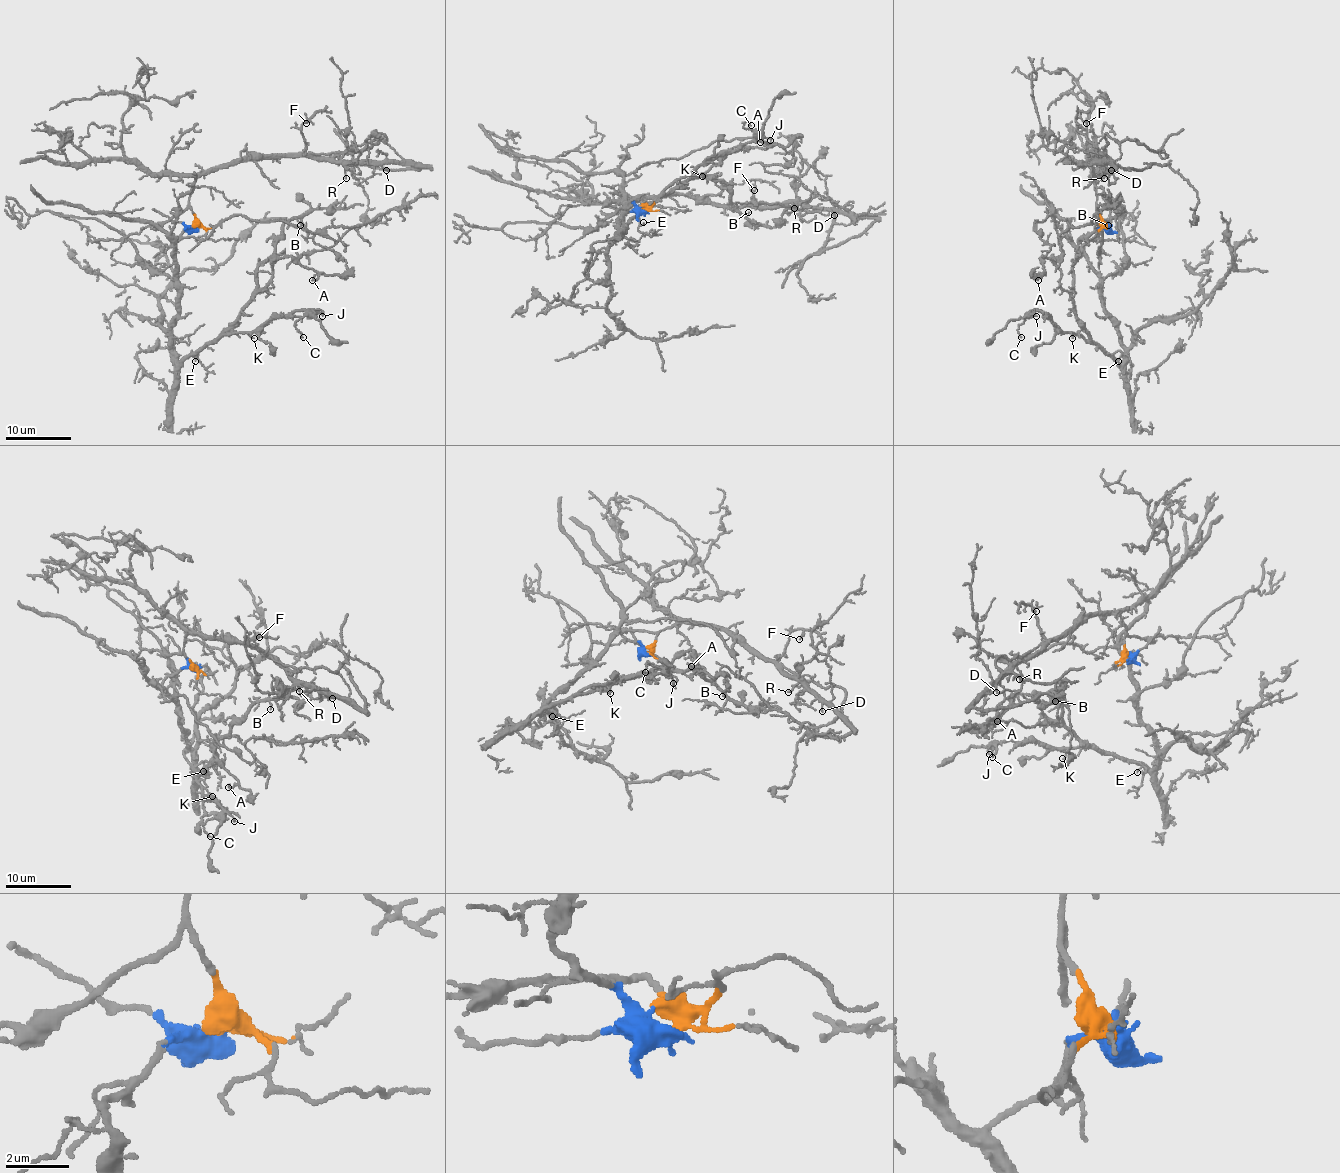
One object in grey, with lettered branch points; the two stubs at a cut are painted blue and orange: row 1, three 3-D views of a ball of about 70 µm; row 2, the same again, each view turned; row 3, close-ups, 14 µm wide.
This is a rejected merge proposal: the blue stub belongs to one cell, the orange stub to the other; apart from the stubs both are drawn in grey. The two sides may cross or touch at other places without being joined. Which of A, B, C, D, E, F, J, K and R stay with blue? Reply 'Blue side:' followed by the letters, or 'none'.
Blue side: A, B, C, E, J, K

